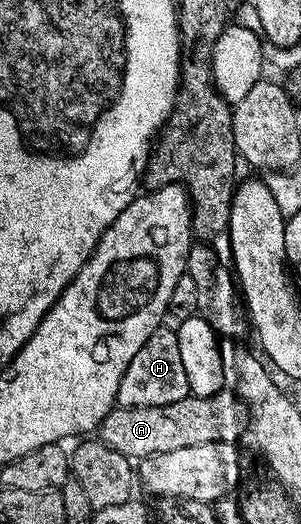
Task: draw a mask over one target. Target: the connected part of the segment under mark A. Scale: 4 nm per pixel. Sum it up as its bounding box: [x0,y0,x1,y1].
[98,388,250,460]

